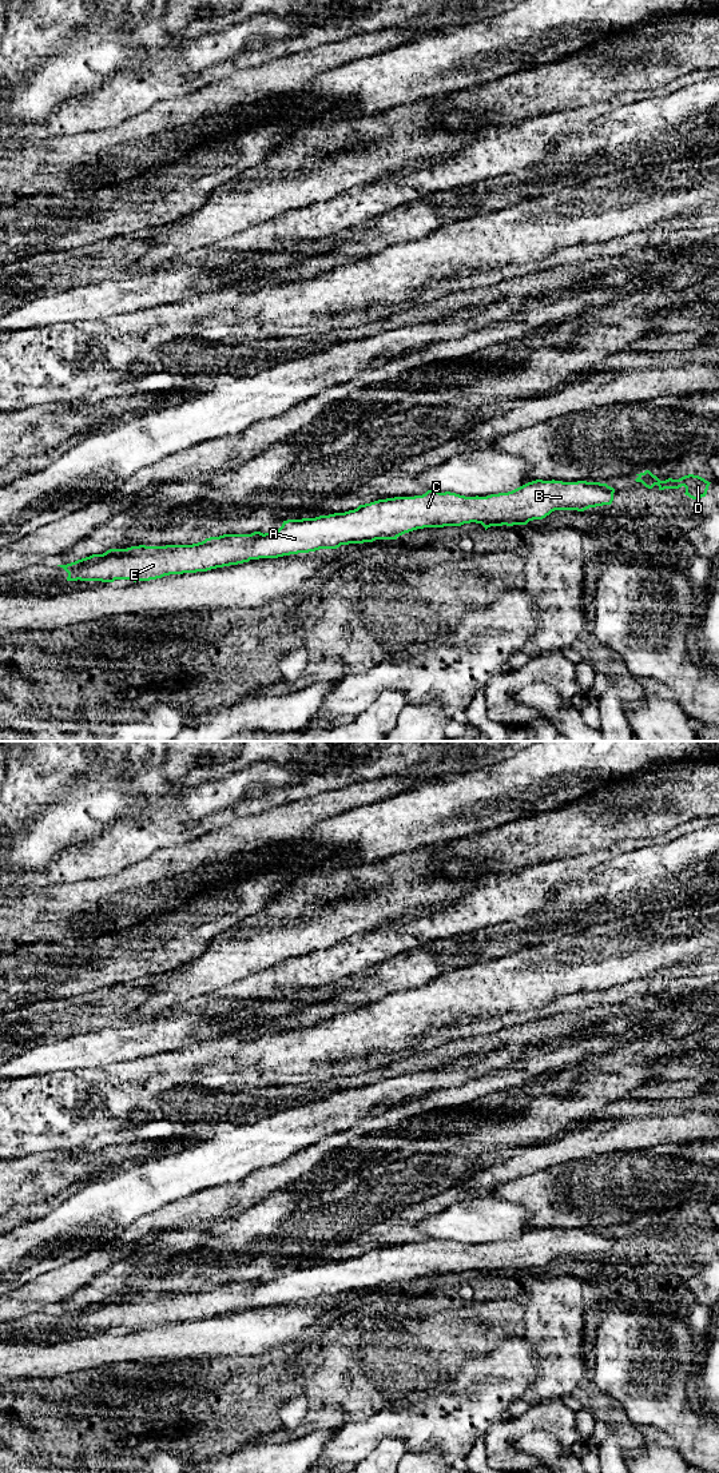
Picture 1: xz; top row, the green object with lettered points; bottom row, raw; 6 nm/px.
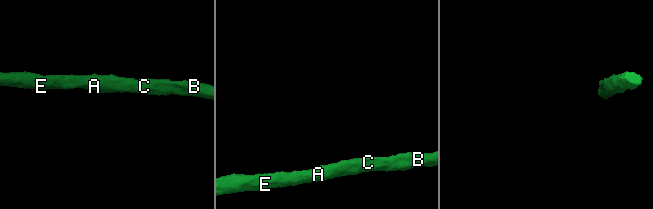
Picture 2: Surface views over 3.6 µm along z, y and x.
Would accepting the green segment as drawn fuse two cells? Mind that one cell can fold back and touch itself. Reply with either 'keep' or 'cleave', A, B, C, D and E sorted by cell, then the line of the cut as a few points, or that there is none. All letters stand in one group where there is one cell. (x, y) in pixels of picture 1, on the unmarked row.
keep; groups A B C D E; cut none

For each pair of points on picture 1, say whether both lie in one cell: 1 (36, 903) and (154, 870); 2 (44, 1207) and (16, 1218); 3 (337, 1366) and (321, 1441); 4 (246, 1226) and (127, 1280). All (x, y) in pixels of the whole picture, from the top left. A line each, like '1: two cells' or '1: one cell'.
1: one cell
2: one cell
3: two cells
4: one cell

